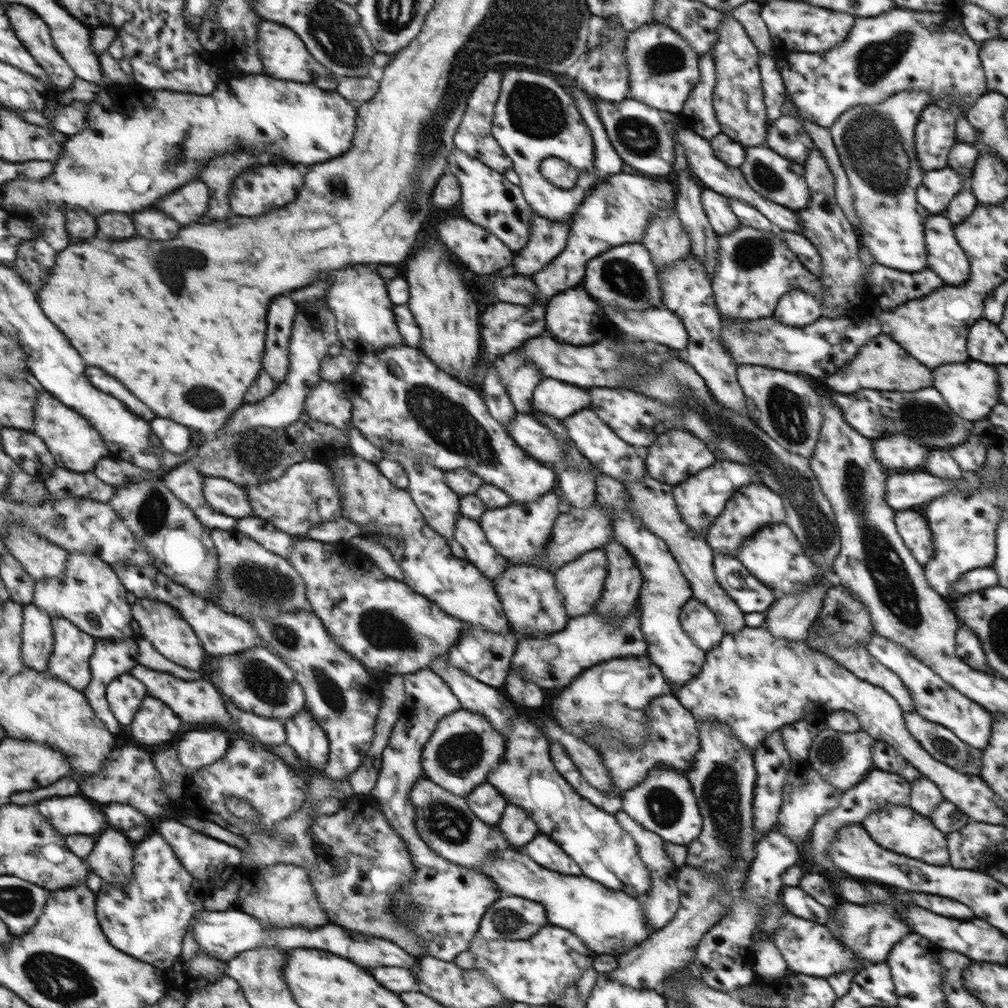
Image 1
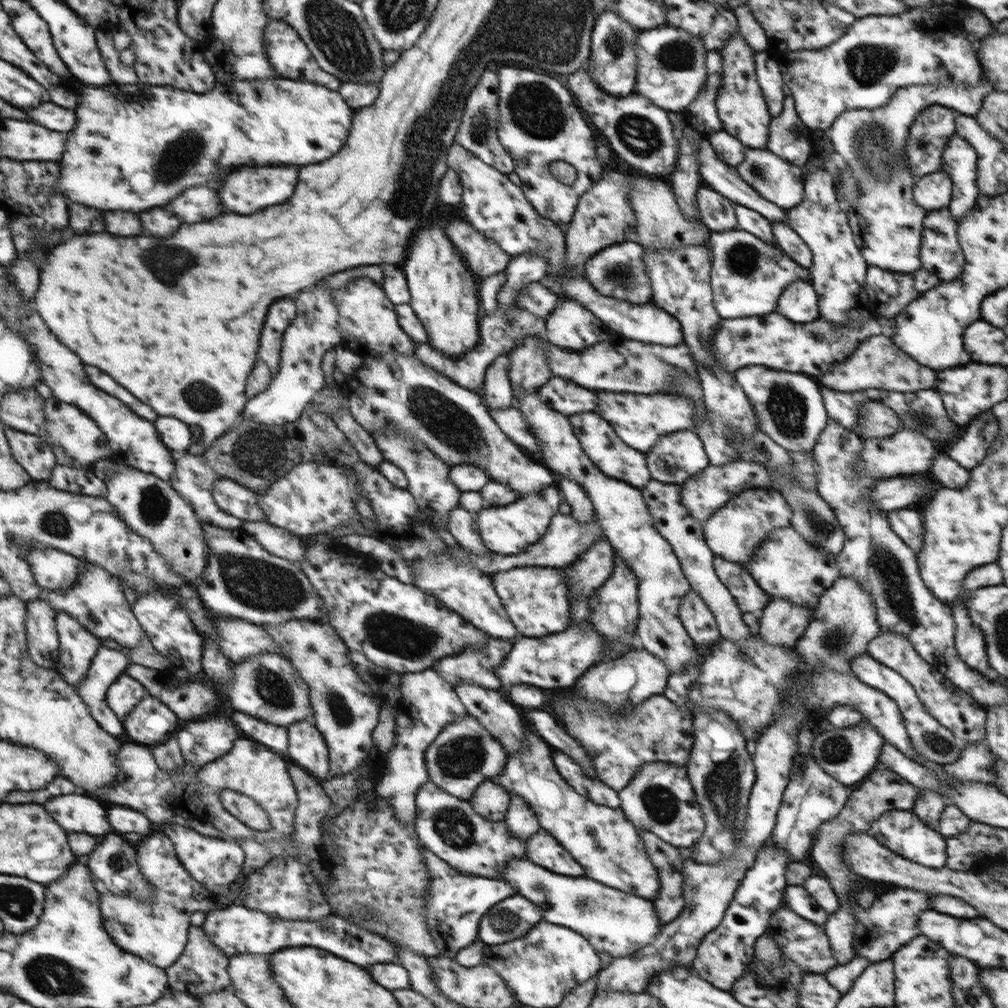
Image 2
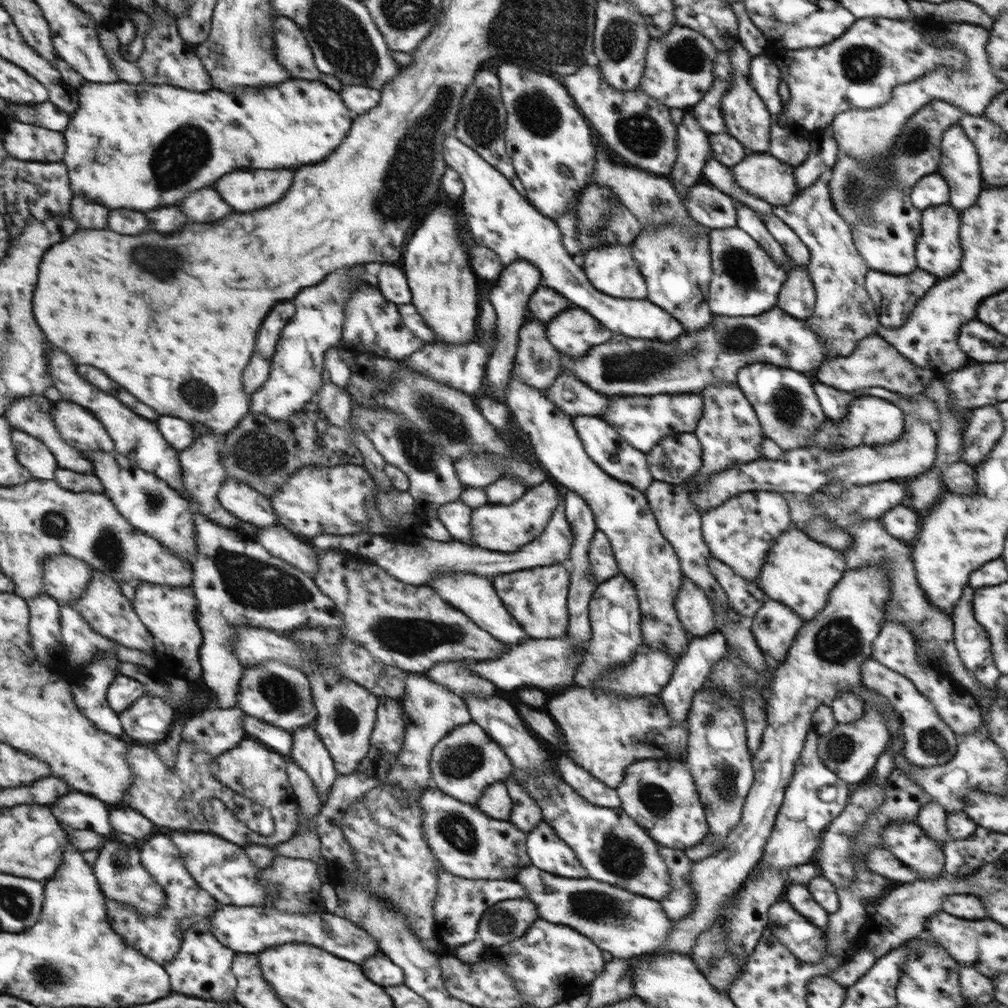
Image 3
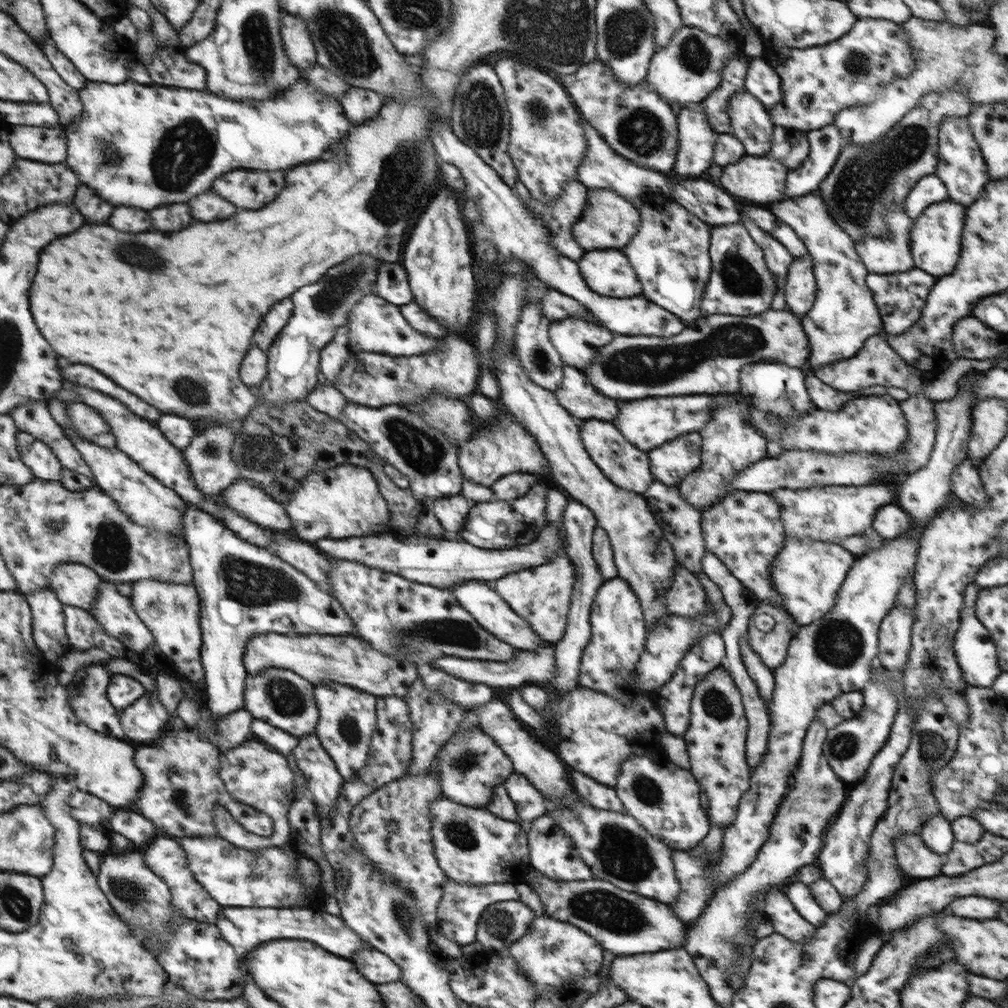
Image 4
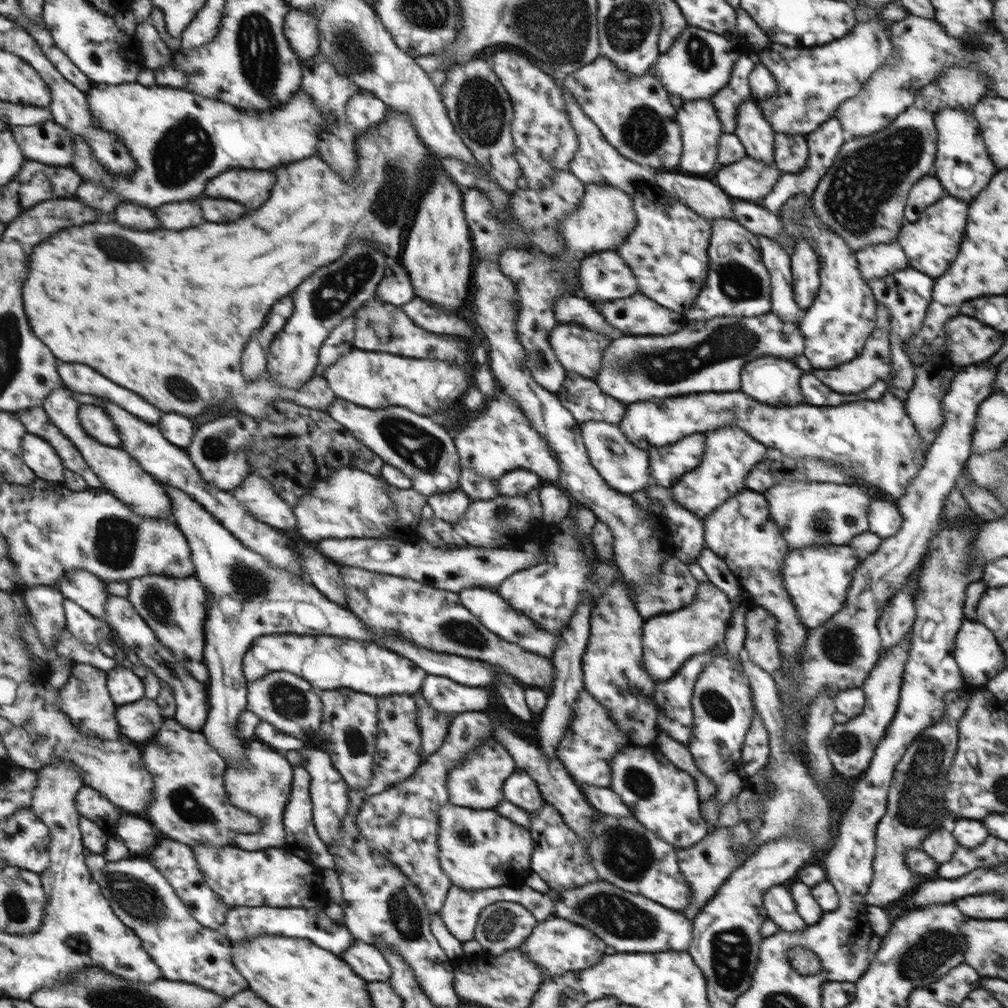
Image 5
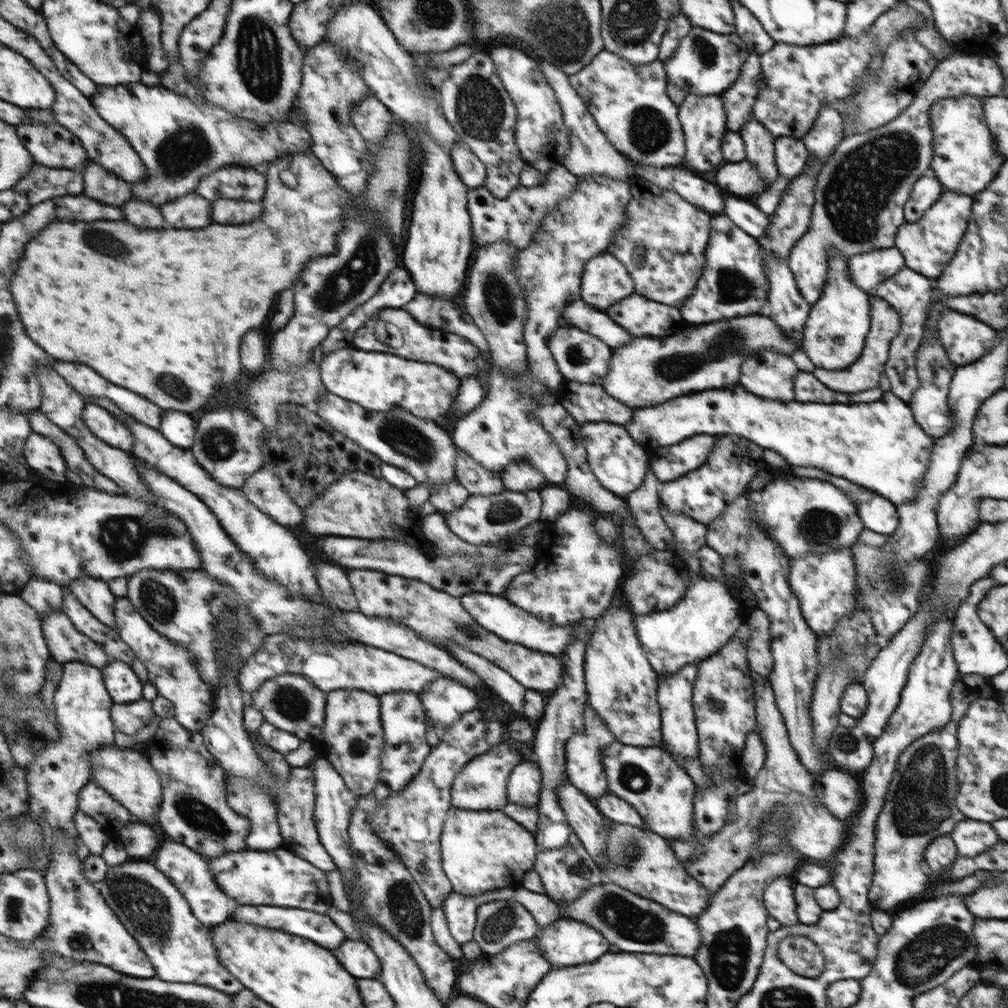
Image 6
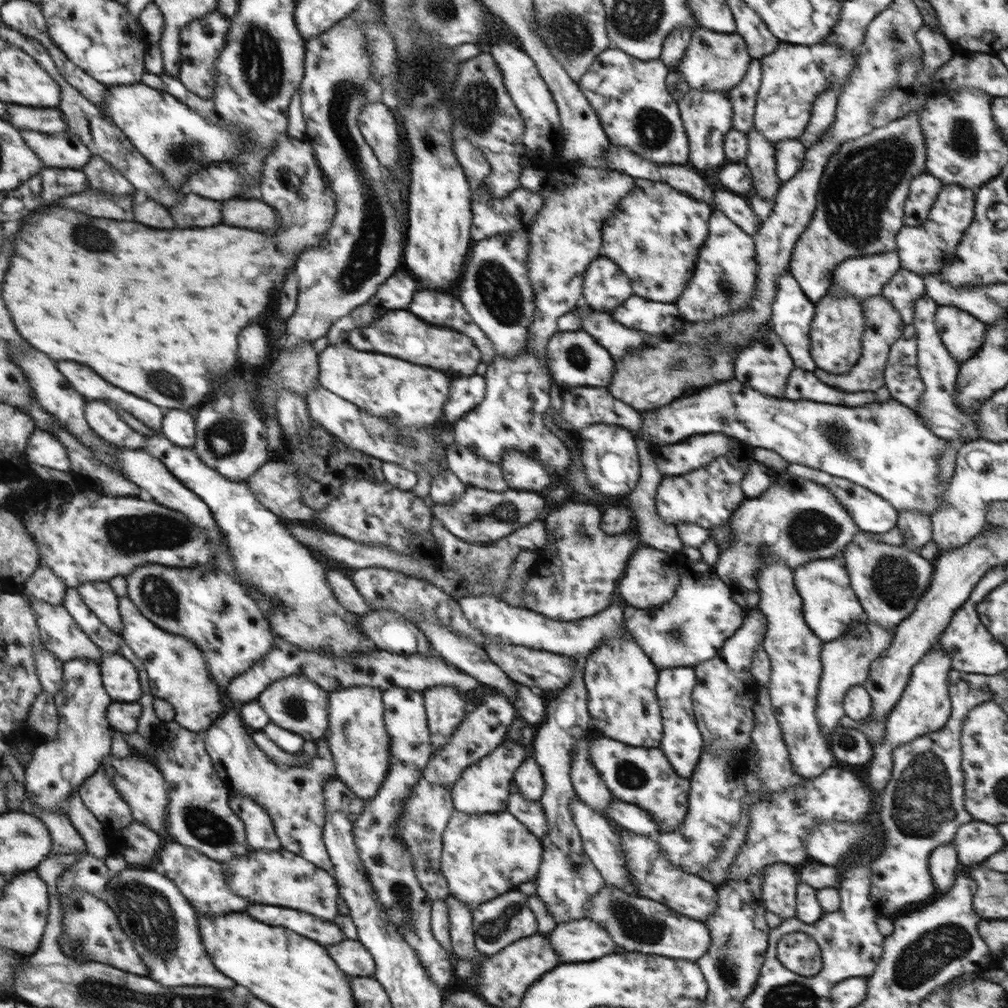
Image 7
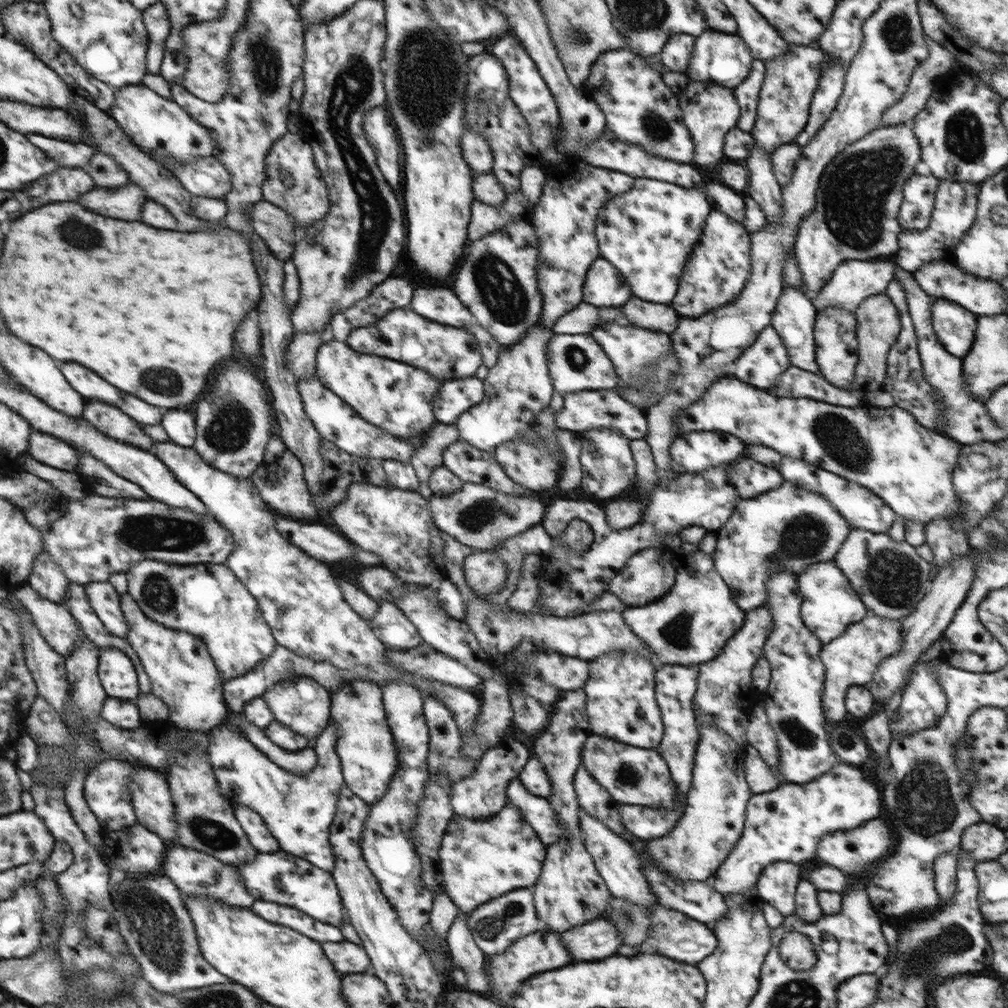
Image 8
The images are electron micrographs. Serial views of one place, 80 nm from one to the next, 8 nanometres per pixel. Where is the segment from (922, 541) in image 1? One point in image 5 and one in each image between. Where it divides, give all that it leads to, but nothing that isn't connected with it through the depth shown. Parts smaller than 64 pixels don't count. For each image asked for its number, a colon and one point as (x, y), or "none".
2: (905, 523)
3: (901, 522)
4: (891, 521)
5: (885, 520)

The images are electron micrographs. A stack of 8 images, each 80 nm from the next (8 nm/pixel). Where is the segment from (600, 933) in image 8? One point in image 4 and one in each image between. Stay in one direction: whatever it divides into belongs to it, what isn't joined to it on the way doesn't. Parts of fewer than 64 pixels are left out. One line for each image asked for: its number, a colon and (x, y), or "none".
4: (552, 953)
5: (558, 946)
6: (566, 942)
7: (577, 941)

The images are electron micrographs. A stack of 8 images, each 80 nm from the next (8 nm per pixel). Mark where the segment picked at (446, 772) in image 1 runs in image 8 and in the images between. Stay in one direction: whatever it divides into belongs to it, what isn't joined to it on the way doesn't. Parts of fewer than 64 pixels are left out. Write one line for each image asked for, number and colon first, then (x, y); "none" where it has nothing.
2: (465, 755)
3: (467, 761)
4: (470, 765)
5: (476, 782)
6: (481, 784)
7: (483, 787)
8: (483, 794)

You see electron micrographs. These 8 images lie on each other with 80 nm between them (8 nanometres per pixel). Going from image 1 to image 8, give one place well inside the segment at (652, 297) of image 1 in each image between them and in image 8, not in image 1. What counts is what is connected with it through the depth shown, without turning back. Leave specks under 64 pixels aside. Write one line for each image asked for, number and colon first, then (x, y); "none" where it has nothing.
2: (618, 271)
3: (611, 269)
4: (608, 272)
5: (603, 276)
6: (604, 280)
7: (604, 286)
8: (605, 286)

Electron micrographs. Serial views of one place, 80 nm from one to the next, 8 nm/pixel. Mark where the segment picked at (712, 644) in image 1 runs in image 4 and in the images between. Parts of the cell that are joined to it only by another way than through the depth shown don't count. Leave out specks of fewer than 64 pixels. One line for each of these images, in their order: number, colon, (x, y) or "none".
2: (700, 624)
3: (694, 611)
4: (685, 597)

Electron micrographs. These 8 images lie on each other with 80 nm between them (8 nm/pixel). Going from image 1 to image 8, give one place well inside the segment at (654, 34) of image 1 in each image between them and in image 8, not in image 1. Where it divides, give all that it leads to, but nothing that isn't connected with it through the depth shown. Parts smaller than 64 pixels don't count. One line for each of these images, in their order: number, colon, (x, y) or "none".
2: (671, 69)
3: (678, 70)
4: (688, 69)
5: (699, 63)
6: (705, 62)
7: (713, 61)
8: (722, 58)

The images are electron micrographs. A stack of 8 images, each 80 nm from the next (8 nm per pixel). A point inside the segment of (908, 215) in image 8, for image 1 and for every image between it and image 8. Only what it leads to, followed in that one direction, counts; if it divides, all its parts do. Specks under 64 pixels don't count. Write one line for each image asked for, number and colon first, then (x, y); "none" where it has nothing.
1: (937, 187)
2: (933, 190)
3: (930, 190)
4: (929, 189)
5: (927, 190)
6: (926, 189)
7: (923, 189)

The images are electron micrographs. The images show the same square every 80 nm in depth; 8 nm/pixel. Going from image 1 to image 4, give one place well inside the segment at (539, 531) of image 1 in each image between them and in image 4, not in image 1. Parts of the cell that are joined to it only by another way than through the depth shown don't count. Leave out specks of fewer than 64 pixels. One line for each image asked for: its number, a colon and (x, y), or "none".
2: (510, 529)
3: (493, 526)
4: (498, 524)

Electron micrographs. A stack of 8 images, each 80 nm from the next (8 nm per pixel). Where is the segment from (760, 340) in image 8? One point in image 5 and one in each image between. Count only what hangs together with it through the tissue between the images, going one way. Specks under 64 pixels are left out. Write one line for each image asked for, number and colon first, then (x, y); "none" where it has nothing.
5: (769, 380)
6: (768, 374)
7: (764, 366)

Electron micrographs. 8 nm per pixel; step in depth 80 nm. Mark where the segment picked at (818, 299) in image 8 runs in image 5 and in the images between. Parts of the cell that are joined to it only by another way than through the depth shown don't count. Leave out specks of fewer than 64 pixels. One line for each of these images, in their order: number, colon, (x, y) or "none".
5: (874, 261)
6: (867, 269)
7: (861, 277)

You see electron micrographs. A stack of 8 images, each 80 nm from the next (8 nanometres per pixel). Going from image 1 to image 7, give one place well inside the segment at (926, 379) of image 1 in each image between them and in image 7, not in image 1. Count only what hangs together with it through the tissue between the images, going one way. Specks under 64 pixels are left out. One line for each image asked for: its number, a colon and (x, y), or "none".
2: (877, 362)
3: (874, 362)
4: (876, 362)
5: (872, 365)
6: (864, 373)
7: (883, 325)

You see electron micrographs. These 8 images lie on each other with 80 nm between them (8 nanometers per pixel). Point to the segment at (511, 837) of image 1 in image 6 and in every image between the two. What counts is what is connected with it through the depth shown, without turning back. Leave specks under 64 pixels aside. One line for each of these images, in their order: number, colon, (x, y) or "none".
2: (522, 822)
3: (525, 814)
4: (529, 803)
5: (520, 789)
6: (524, 788)

